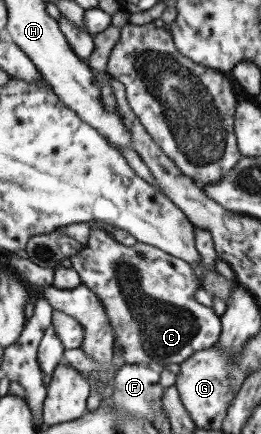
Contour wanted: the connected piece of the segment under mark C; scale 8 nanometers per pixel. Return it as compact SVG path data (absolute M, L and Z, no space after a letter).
M98 226L90 229L87 242L66 264L78 273L81 284L100 299L114 332L113 343L120 345L125 364L151 366L159 372L163 365L180 365L190 355L211 348L219 340L219 316L214 314L212 307L203 306L194 300L193 294L199 284L191 266L184 260L139 241L131 247L118 244Z

